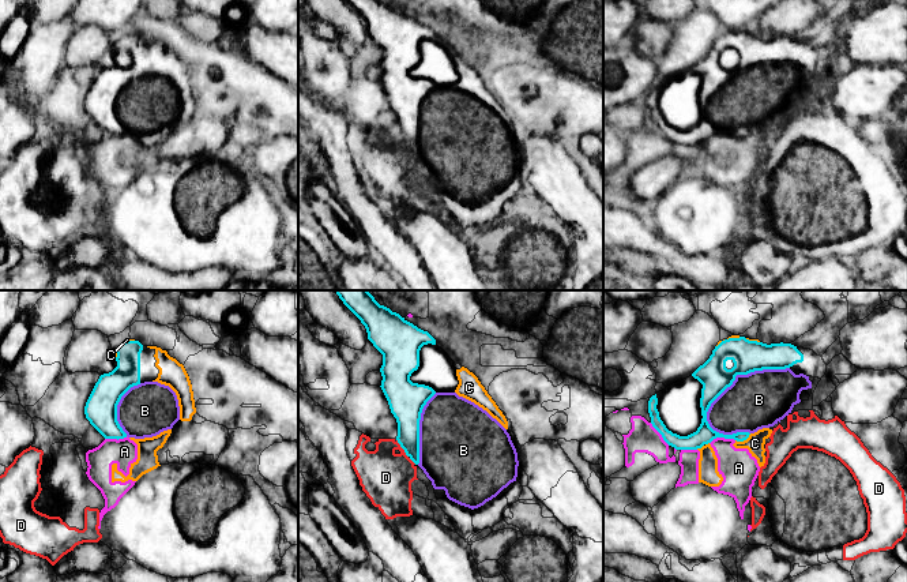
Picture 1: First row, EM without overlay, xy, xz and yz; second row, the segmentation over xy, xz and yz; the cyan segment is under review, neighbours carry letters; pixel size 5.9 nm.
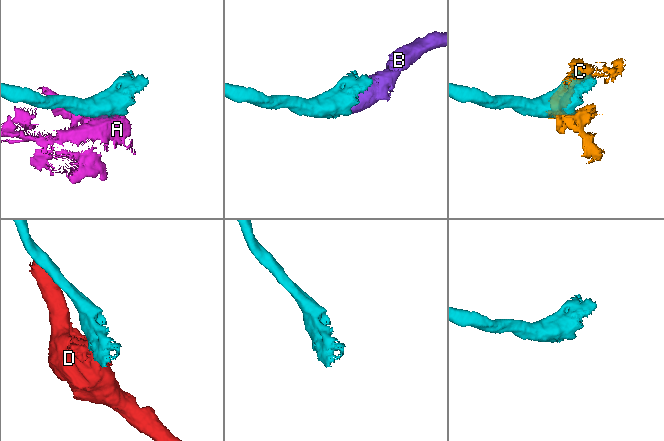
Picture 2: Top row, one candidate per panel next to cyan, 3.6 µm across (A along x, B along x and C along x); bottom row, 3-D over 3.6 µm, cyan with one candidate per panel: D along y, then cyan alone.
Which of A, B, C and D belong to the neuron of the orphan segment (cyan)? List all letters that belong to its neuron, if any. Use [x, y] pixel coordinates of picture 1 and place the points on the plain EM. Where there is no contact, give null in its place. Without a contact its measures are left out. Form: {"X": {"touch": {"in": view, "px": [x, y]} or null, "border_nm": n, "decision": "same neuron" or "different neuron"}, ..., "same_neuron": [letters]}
{"A": {"touch": {"in": "yz", "px": [722, 131]}, "border_nm": 150, "decision": "different neuron"}, "B": {"touch": {"in": "yz", "px": [737, 68]}, "border_nm": 600, "decision": "same neuron"}, "C": {"touch": {"in": "yz", "px": [742, 135]}, "border_nm": 100, "decision": "different neuron"}, "D": {"touch": {"in": "xz", "px": [405, 146]}, "border_nm": 190, "decision": "different neuron"}, "same_neuron": ["B"]}

